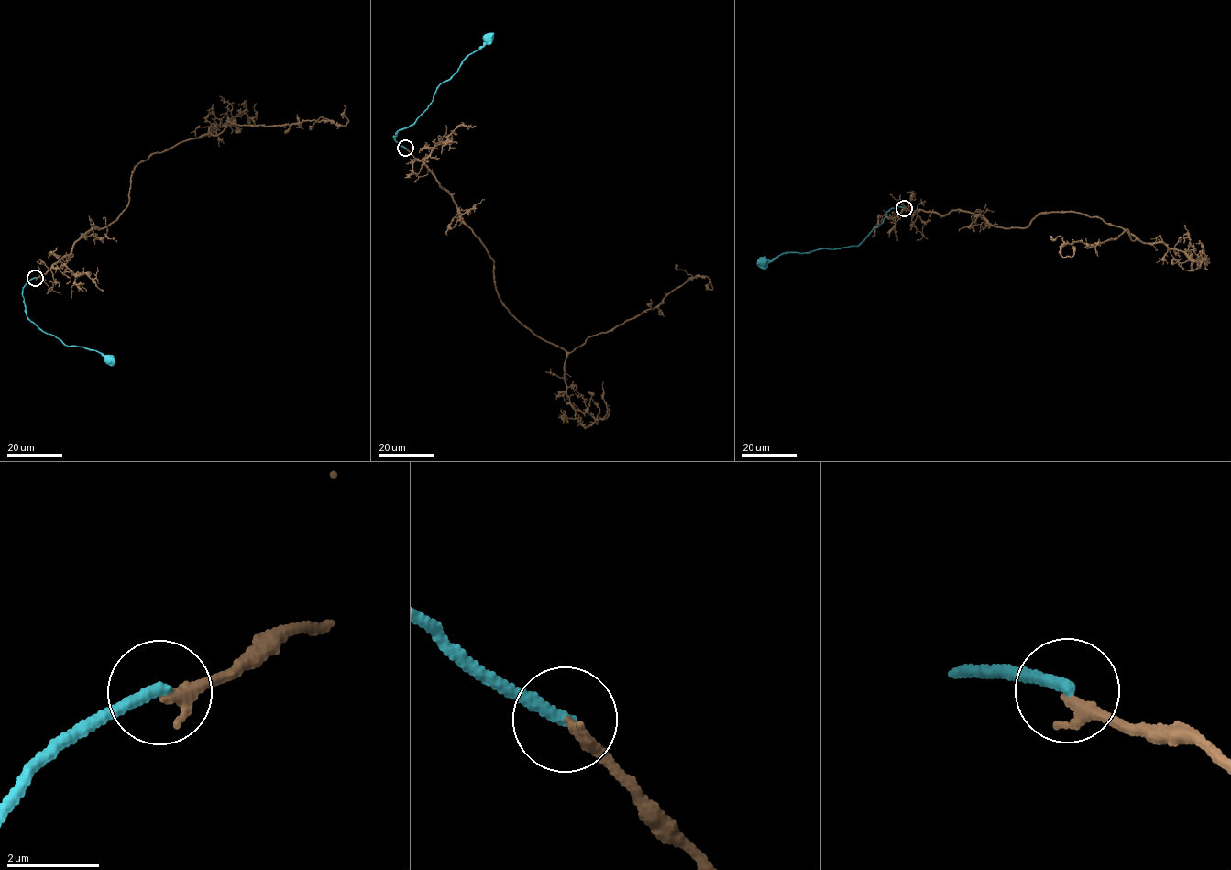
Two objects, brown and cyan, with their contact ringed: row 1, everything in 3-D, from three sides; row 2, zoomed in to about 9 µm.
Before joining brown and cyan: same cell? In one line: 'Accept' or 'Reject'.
Reject

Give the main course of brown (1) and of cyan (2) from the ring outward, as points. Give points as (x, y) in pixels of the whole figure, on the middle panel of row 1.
1: (406, 148), (492, 258), (508, 310), (567, 351), (653, 309), (689, 280), (707, 276), (710, 290), (708, 281)
2: (405, 148), (395, 139), (396, 132), (413, 123), (432, 101), (436, 88), (449, 80), (461, 62), (488, 39)

